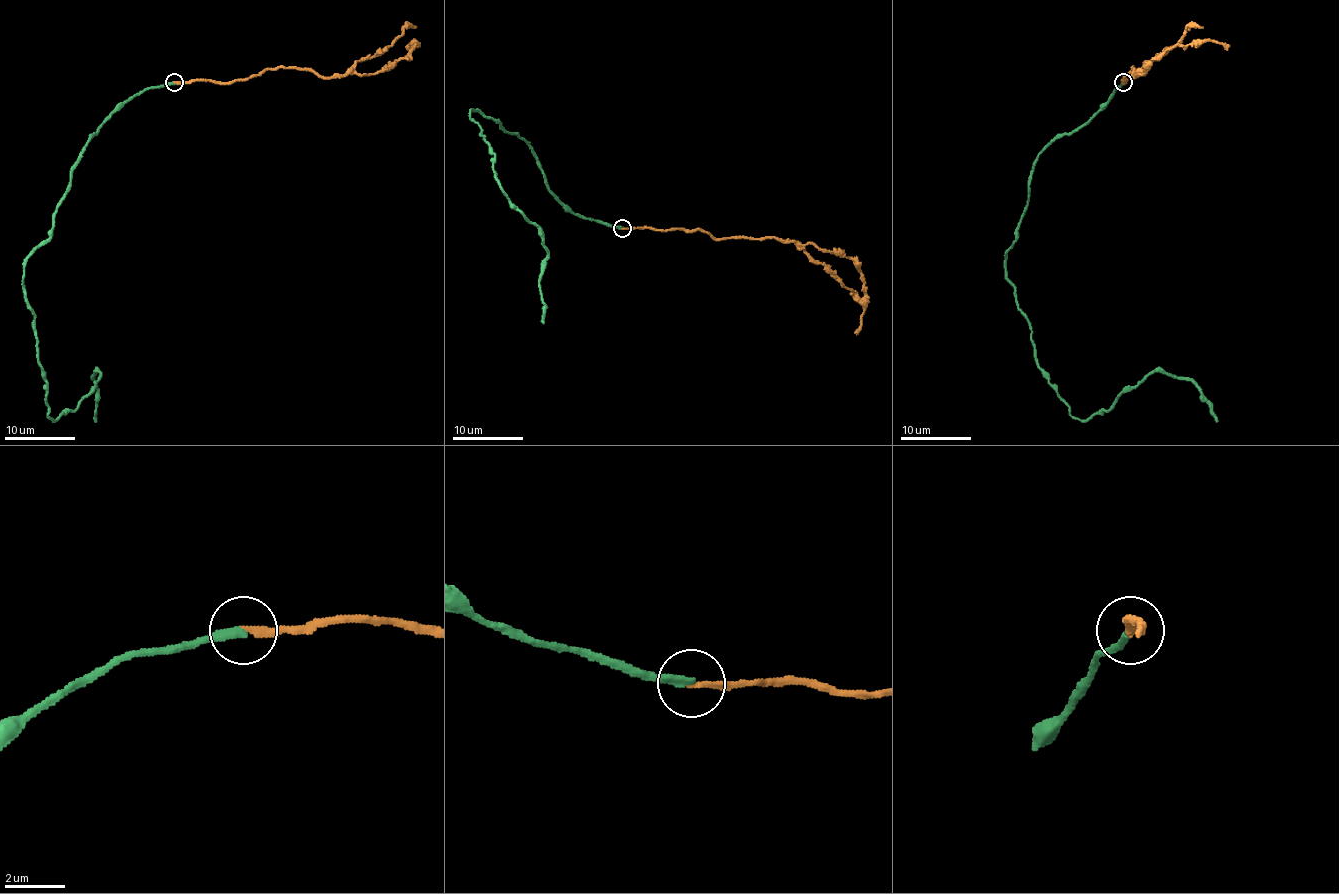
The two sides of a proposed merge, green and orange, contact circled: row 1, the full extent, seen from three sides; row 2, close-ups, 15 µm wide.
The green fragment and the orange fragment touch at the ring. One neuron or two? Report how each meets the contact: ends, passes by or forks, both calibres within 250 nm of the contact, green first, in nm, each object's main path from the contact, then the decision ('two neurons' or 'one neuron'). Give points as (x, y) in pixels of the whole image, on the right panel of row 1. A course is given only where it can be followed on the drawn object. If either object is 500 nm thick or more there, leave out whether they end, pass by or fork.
green ends; orange ends; calibres 280 and 220 nm; course green (1123, 82), (1037, 157), (1005, 277), (1037, 367), (1072, 416), (1090, 419), (1165, 372), (1188, 379), (1218, 421); course orange (1123, 82), (1134, 68), (1132, 76), (1142, 75), (1157, 55), (1178, 45), (1218, 41), (1227, 50); one neuron

